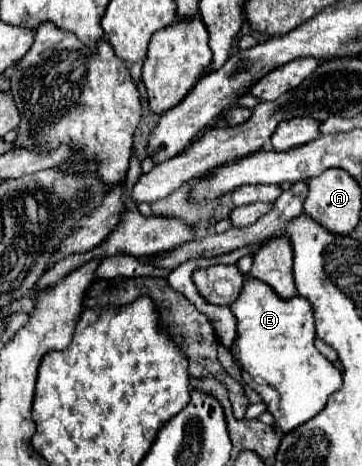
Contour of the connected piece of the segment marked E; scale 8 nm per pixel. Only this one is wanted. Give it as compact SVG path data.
M244 277L244 291L240 291L230 309L238 321L238 333L232 345L234 359L242 369L244 383L262 397L276 425L288 433L320 413L328 397L342 387L342 375L314 347L312 305L298 295L280 299L266 283Z

